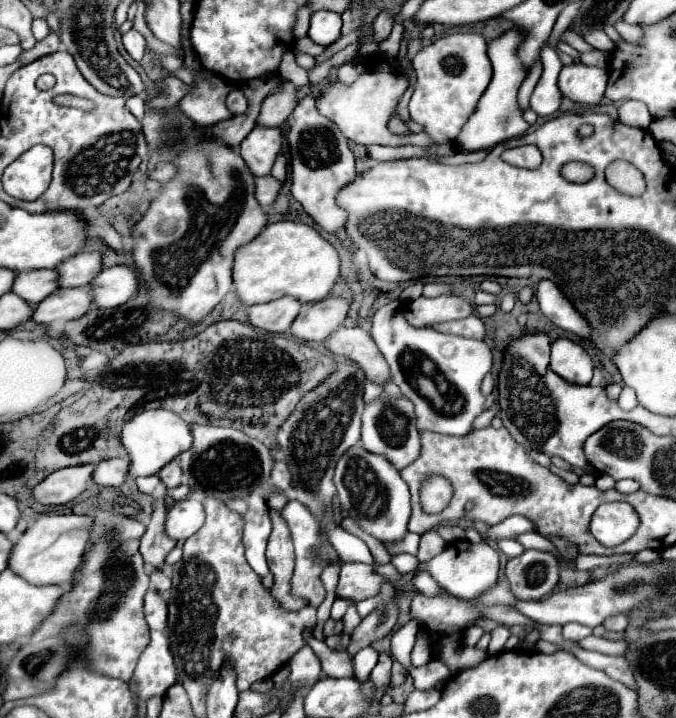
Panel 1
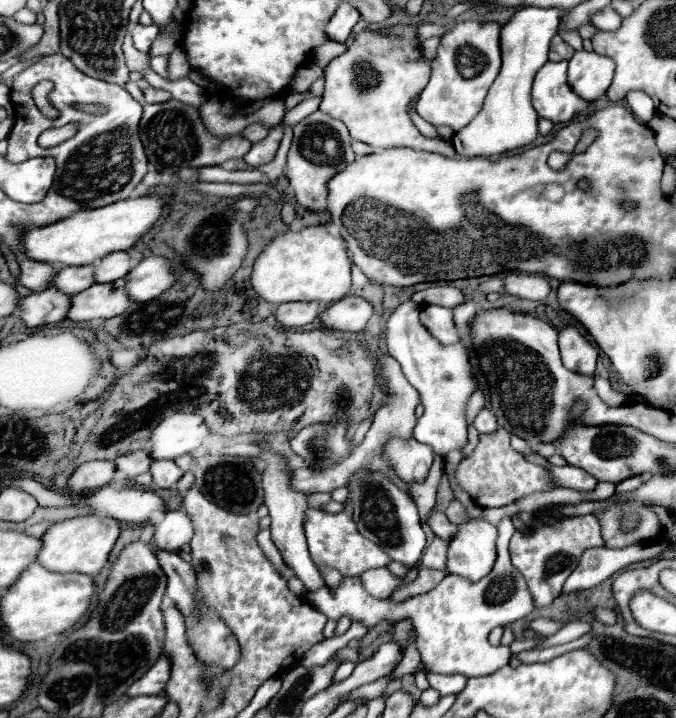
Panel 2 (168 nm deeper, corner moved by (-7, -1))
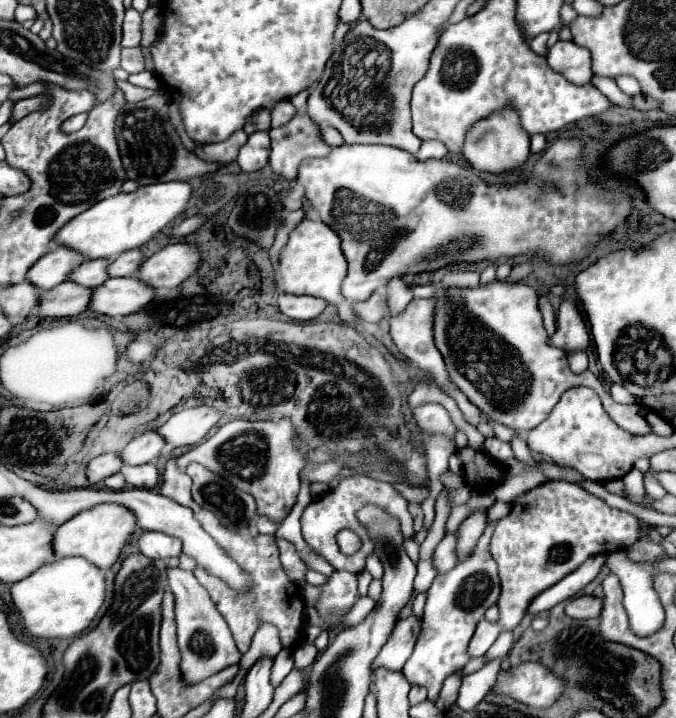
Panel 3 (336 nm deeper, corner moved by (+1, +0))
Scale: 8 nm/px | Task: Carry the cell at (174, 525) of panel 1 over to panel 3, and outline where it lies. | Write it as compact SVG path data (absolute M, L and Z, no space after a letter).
M144 531L138 537L140 553L150 559L170 559L180 557L180 539L158 531Z

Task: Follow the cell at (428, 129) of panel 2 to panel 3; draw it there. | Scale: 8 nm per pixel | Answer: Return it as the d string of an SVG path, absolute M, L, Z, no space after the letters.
M424 141L422 147L420 147L420 151L416 153L416 157L420 161L426 161L426 159L442 159L446 155L448 155L448 149L440 141Z

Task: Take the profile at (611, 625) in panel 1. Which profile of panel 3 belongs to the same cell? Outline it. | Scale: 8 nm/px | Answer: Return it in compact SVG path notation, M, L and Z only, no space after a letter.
M580 595L574 597L566 603L566 615L568 617L578 617L578 619L590 619L590 617L600 617L602 611L602 597L594 595Z

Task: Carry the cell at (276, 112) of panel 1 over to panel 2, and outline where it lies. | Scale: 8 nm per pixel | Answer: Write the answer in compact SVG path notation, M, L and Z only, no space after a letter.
M256 122L256 124L250 124L248 128L244 128L244 132L242 132L242 134L244 134L250 142L258 142L258 140L264 140L264 136L268 136L268 132L270 132L270 130L272 130L270 126Z

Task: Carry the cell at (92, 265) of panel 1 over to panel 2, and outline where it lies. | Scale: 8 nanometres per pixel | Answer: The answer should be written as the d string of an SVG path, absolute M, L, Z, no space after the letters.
M112 252L104 256L100 262L94 266L94 280L96 282L114 282L118 278L124 278L126 272L136 264L126 252Z

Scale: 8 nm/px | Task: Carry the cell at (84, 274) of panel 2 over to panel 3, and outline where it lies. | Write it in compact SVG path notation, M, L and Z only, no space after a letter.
M88 259L80 267L76 267L76 271L72 271L70 281L94 289L108 279L108 265L110 263L112 263L110 259Z

